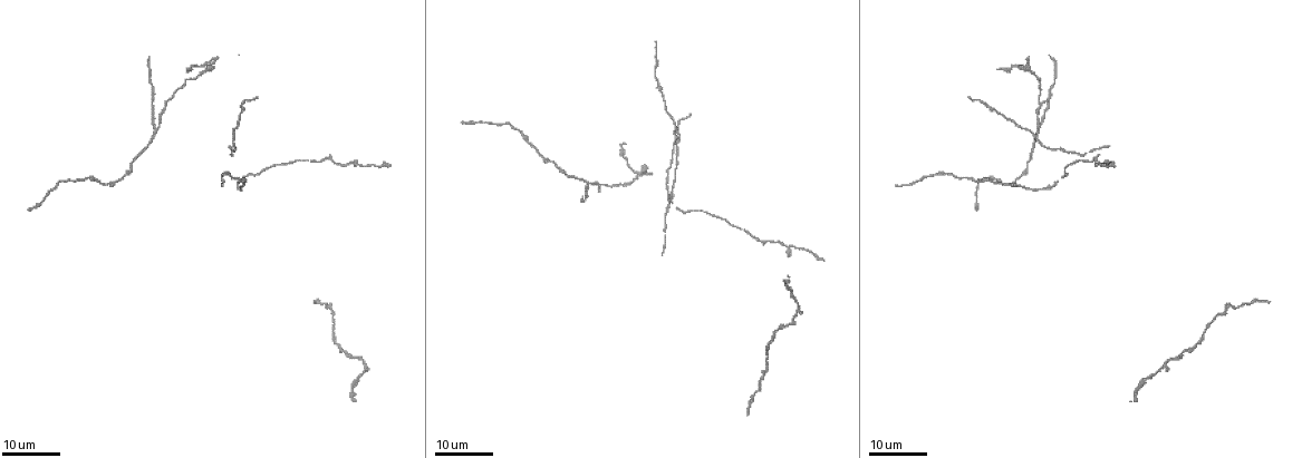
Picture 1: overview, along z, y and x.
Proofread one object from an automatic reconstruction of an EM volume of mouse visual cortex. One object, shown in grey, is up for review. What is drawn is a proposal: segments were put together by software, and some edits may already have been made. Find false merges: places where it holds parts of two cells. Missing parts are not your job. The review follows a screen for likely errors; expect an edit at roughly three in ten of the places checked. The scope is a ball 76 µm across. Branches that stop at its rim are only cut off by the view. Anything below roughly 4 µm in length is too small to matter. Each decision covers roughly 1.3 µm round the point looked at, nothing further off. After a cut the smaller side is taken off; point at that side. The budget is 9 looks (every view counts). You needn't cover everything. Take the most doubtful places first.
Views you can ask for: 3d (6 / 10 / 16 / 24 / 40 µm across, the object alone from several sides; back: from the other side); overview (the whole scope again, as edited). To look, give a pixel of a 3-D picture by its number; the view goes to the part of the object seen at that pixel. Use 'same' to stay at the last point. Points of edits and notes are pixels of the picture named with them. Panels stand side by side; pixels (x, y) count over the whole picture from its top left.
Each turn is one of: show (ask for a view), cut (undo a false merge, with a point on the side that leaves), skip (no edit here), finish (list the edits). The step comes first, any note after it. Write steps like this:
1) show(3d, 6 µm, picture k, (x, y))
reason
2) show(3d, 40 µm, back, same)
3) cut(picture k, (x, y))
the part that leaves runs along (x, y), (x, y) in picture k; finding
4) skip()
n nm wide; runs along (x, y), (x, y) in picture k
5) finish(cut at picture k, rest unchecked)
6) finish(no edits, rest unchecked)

show(3d, 24 µm, picture 1, (1039, 129))
side arm on a straight run

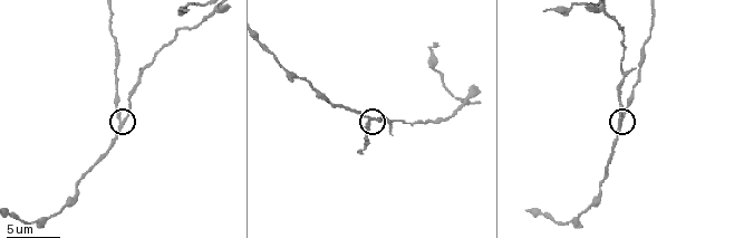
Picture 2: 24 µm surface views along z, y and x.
show(3d, 6 µm, picture 2, (122, 124))

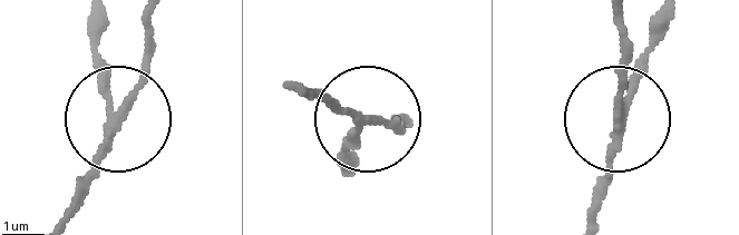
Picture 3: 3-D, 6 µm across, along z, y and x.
show(3d, 6 µm, back, picture 3, (618, 112))

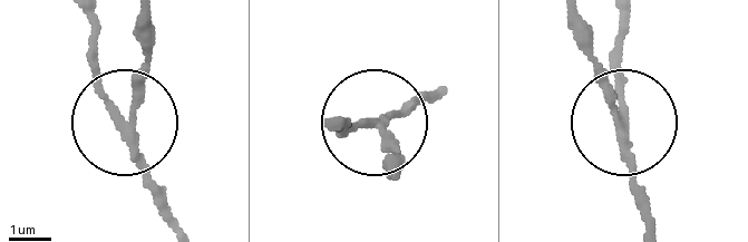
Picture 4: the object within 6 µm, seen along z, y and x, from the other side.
cut(picture 4, (137, 80))
3 arms; the part that leaves runs along (129, 138), (141, 25) in picture 4; two cells meet here

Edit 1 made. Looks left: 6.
show(3d, 16 µm, picture 1, (790, 248))
branch point

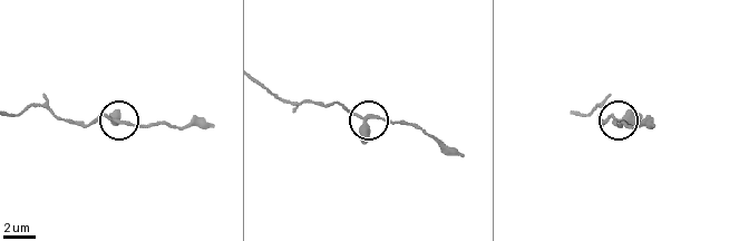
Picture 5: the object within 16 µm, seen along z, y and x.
show(3d, 6 µm, picture 5, (116, 121))

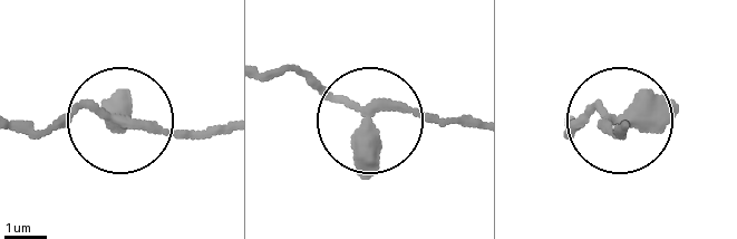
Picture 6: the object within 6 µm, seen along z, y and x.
show(3d, 6 µm, back, picture 6, (618, 121))
other side

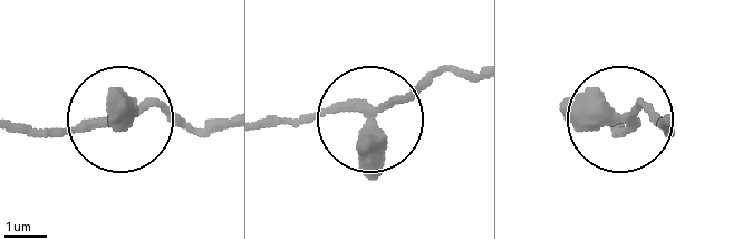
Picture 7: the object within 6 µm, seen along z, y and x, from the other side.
skip()
3 arms; one cell here

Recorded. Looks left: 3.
show(3d, 16 µm, picture 2, (146, 68))
three arms meet

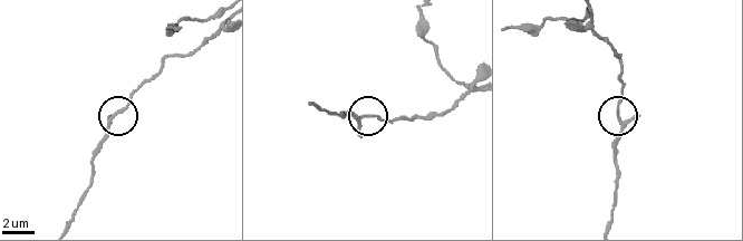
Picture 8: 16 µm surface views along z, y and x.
show(3d, 6 µm, picture 8, (119, 111))

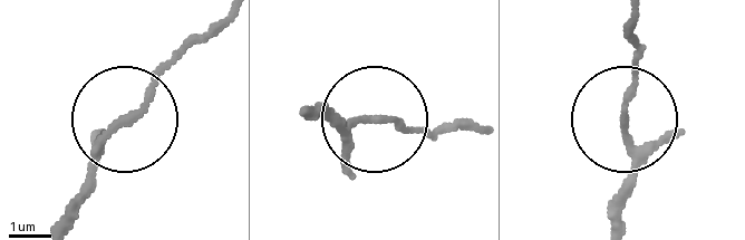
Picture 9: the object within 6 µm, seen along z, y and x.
skip()
one cell here

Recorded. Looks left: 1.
show(3d, 6 µm, picture 2, (314, 88))
sudden change in width

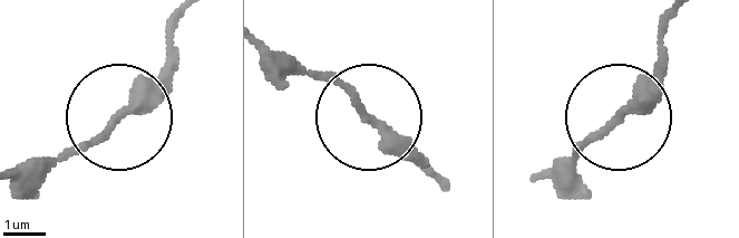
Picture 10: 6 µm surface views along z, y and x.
skip()
runs along (185, 12), (164, 77), (50, 169) in picture 10; all the same cell

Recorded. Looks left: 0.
finish(cut at picture 4, rest unchecked)

